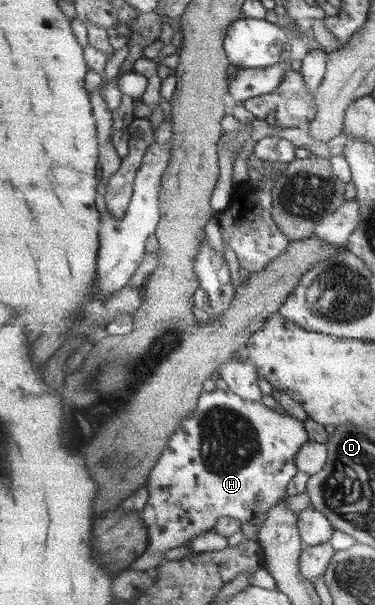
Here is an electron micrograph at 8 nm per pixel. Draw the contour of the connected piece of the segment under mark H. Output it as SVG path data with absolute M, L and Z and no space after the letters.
M230 389L202 393L197 408L185 417L182 425L173 433L159 462L153 467L147 486L150 499L141 512L142 520L148 526L150 541L146 551L130 568L155 571L167 561L169 550L185 547L190 540L211 532L218 520L227 516L240 522L246 540L257 541L260 527L264 524L257 516L267 514L280 498L287 496L287 484L299 472L297 451L309 441L303 423L286 411L275 411L261 402L245 400Z

